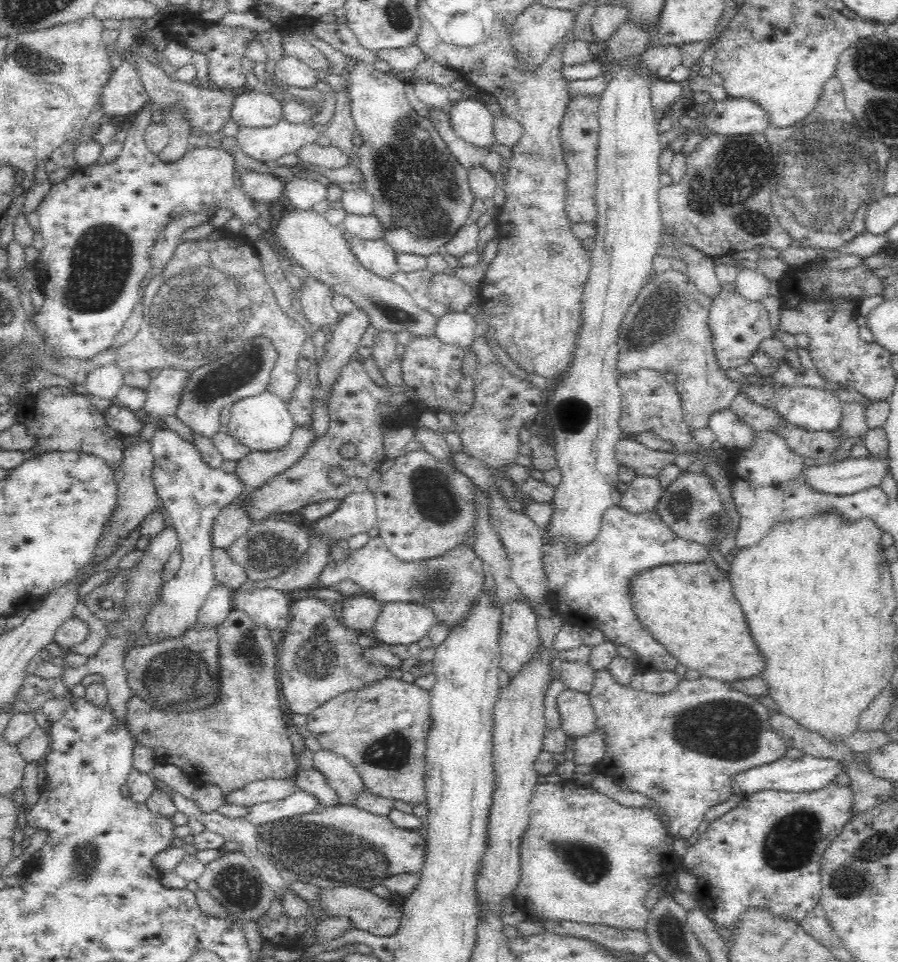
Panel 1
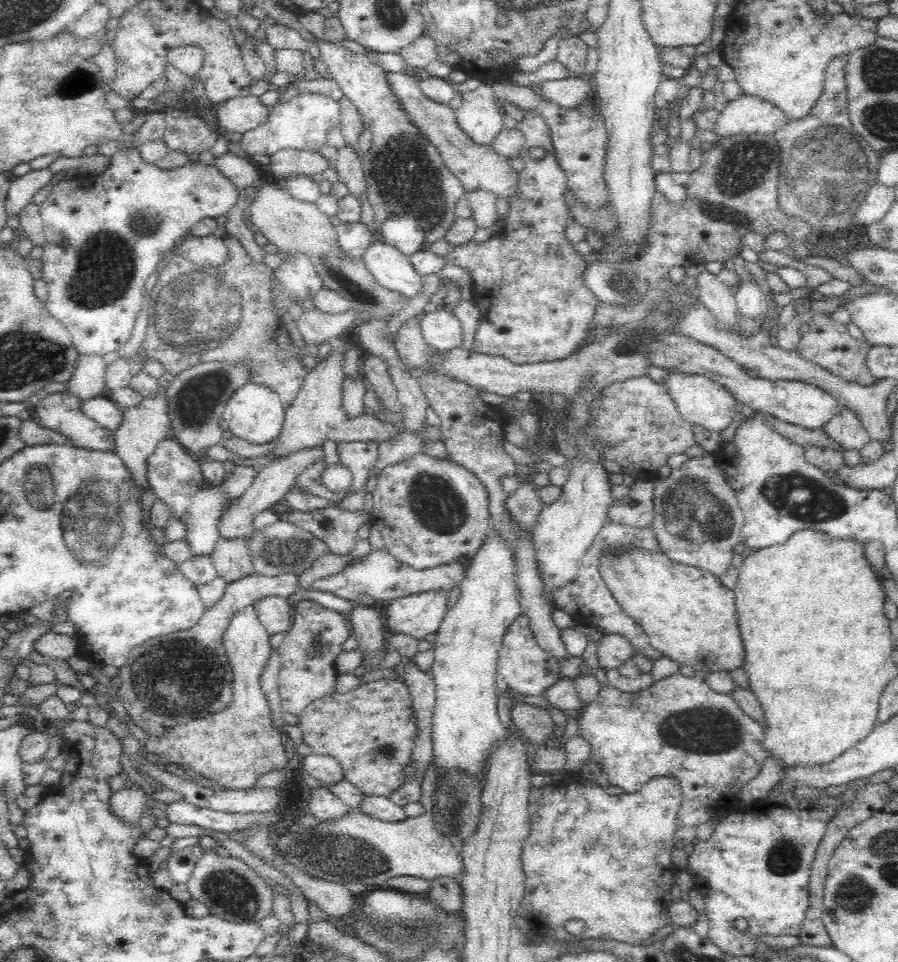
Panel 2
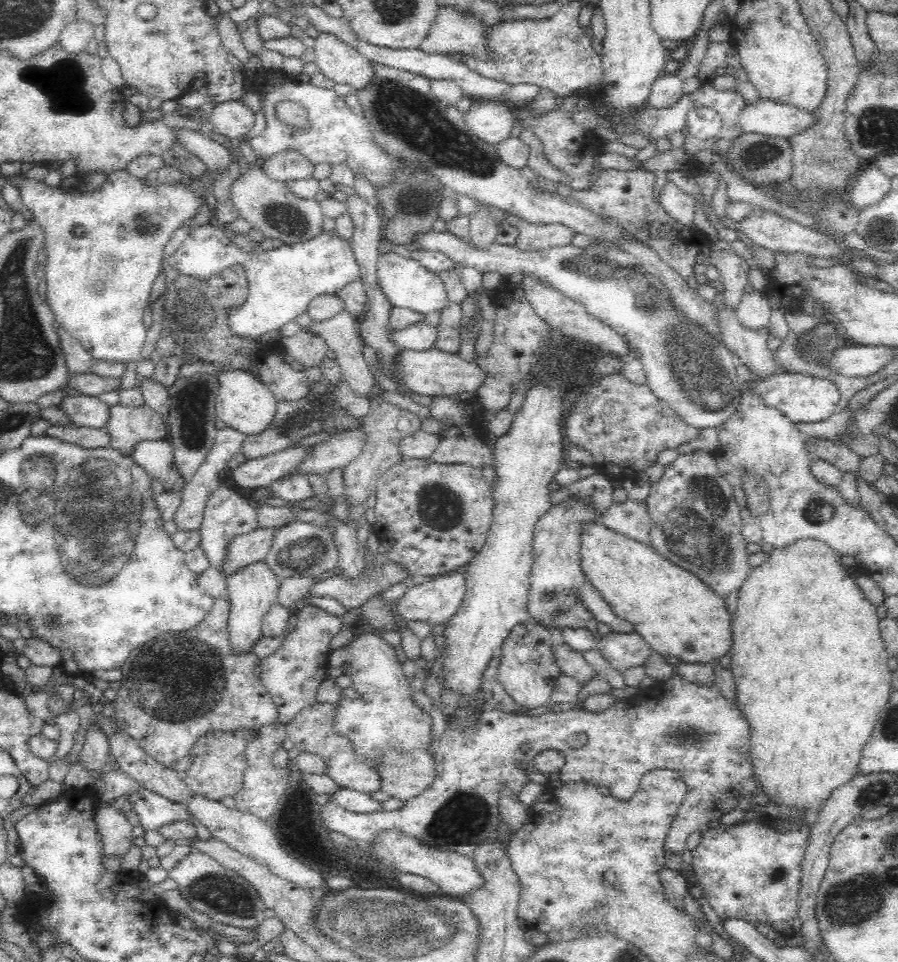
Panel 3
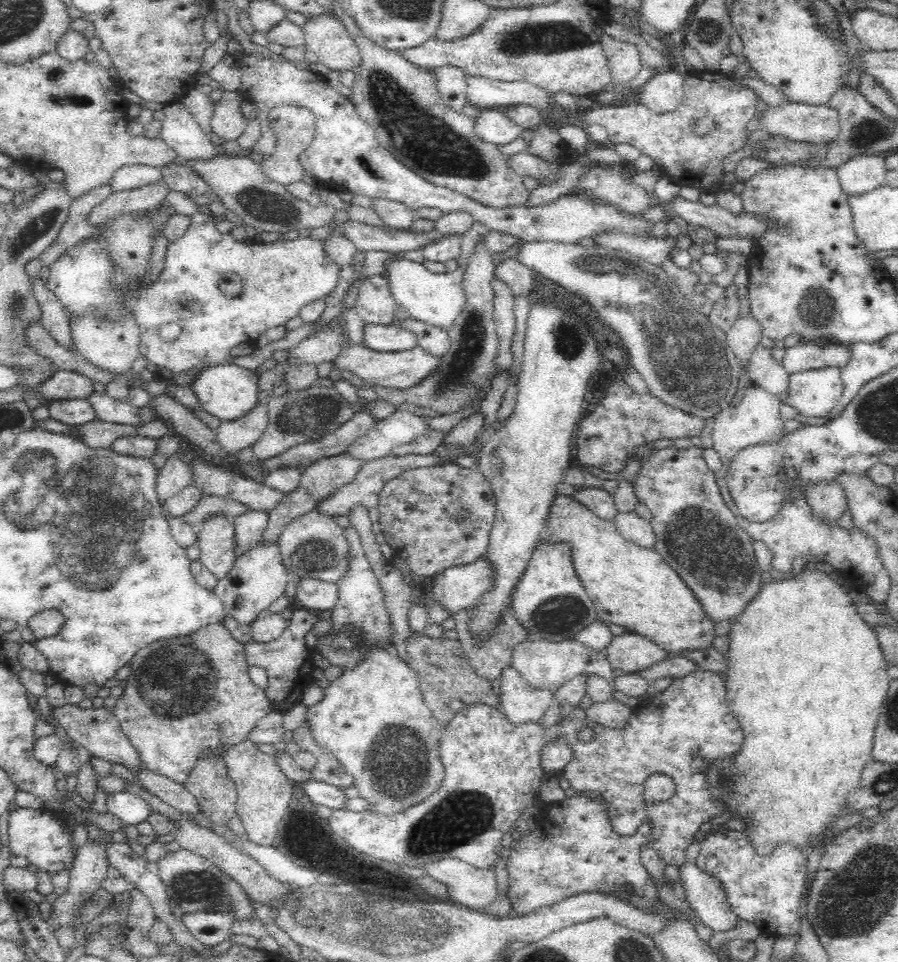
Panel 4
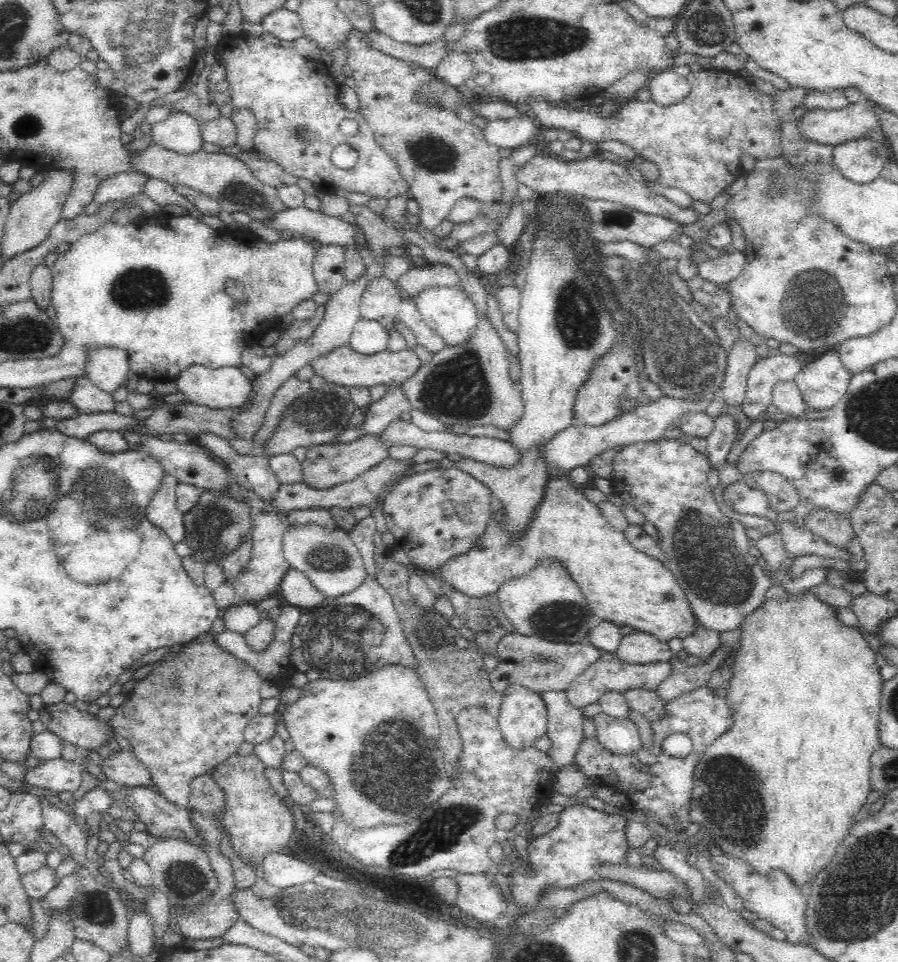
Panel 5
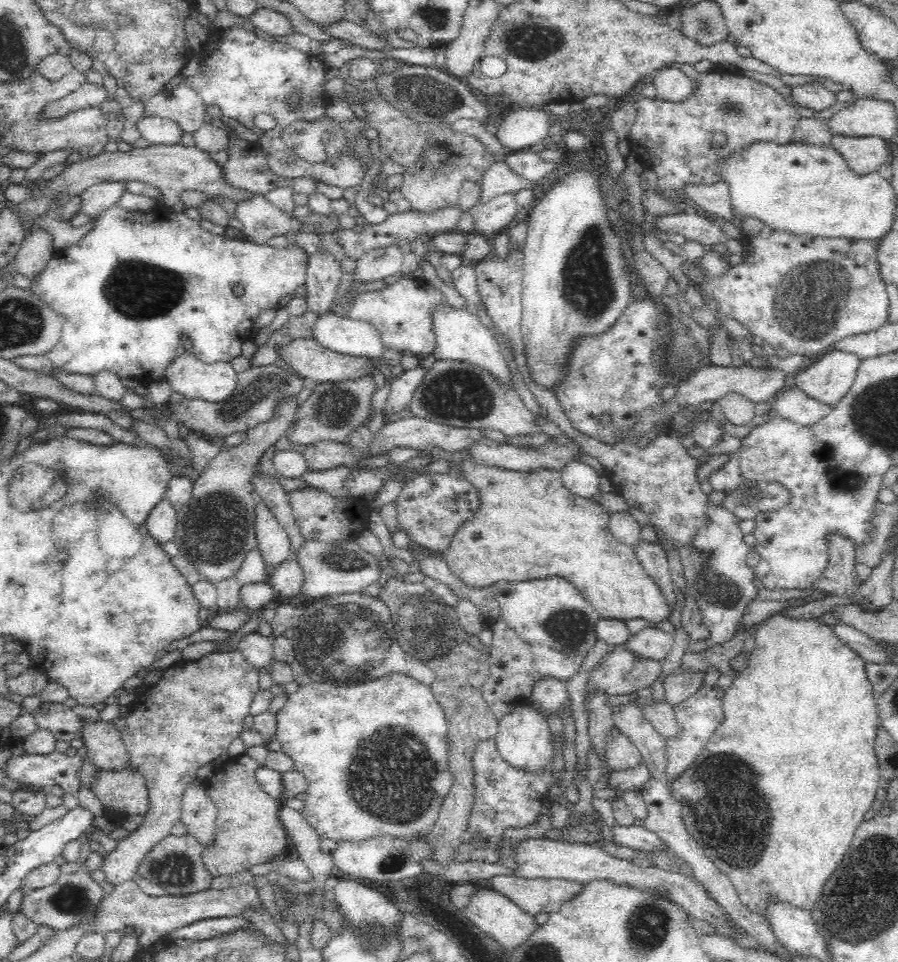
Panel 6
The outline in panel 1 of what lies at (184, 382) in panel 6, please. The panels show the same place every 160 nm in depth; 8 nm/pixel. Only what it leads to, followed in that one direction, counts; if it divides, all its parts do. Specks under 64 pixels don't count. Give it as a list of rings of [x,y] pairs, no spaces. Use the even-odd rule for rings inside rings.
[[[268,390],[240,398],[232,404],[229,416],[228,433],[250,451],[274,451],[284,447],[291,440],[296,424],[287,403]]]

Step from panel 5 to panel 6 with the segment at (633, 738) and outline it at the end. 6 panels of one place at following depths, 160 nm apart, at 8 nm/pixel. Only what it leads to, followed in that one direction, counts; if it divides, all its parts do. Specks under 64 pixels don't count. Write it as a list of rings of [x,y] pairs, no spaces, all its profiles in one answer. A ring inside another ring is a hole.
[[[618,728],[608,735],[605,755],[607,764],[612,770],[632,770],[641,764],[641,756],[638,749]]]

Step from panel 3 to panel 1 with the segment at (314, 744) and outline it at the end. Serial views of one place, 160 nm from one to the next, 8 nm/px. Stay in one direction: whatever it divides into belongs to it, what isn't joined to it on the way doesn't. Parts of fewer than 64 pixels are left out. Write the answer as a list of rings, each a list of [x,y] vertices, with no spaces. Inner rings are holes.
[[[382,678],[373,684],[364,684],[354,691],[342,692],[308,715],[306,728],[319,742],[320,748],[330,750],[346,757],[348,762],[360,773],[366,791],[389,799],[403,800],[412,804],[425,802],[425,754],[427,737],[430,731],[431,693],[402,679]]]

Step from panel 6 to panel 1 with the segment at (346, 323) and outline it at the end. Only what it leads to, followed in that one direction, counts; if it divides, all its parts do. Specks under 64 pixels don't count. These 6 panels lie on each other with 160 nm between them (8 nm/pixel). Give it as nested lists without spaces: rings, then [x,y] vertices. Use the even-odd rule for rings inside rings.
[[[446,312],[436,317],[434,336],[442,343],[456,345],[465,350],[471,344],[472,338],[480,332],[476,330],[476,322],[470,314],[460,312]]]

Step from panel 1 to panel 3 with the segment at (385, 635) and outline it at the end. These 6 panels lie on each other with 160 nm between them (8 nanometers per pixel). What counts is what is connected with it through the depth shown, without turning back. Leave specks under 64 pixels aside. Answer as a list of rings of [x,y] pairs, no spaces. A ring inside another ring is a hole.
[[[464,570],[438,575],[430,582],[410,586],[404,596],[395,602],[394,611],[401,624],[409,620],[422,620],[431,625],[446,624],[456,614],[466,591],[466,572]]]

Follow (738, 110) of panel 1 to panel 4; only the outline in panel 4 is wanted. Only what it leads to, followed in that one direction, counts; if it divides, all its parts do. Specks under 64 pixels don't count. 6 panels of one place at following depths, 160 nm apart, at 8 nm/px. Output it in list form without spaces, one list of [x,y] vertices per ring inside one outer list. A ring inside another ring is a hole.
[[[794,103],[768,107],[760,117],[770,134],[794,142],[830,144],[840,134],[839,112],[827,105]]]

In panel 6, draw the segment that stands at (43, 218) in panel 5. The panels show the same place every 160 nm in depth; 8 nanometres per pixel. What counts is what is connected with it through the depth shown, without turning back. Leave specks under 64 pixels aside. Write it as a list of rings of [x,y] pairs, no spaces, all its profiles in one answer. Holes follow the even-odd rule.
[[[176,142],[176,144],[160,144],[146,148],[133,147],[129,152],[102,151],[98,156],[88,157],[79,162],[74,158],[73,161],[70,159],[69,167],[48,181],[48,186],[42,190],[42,198],[34,200],[34,197],[30,197],[21,203],[10,203],[10,206],[13,206],[13,210],[17,212],[17,217],[24,225],[24,229],[30,233],[35,228],[34,224],[28,220],[32,220],[34,216],[46,214],[46,208],[50,208],[52,196],[56,196],[56,194],[75,194],[78,196],[89,186],[95,184],[103,182],[124,183],[130,180],[146,182],[155,186],[163,194],[163,207],[169,210],[176,208],[178,212],[182,208],[179,196],[183,190],[200,190],[200,192],[205,192],[209,198],[225,196],[234,200],[235,203],[248,200],[255,195],[226,183],[222,166],[218,167],[208,153],[201,152],[194,145],[185,147],[182,142]]]

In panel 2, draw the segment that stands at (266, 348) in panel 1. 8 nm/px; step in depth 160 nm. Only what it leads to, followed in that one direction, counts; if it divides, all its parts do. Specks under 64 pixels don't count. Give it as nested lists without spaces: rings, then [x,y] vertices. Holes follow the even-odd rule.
[[[208,362],[194,365],[188,370],[175,375],[170,386],[164,390],[166,406],[171,423],[171,437],[175,439],[197,461],[208,458],[204,453],[208,448],[220,445],[223,430],[219,428],[222,412],[231,394],[238,386],[248,382],[246,365],[230,365],[228,363]]]

